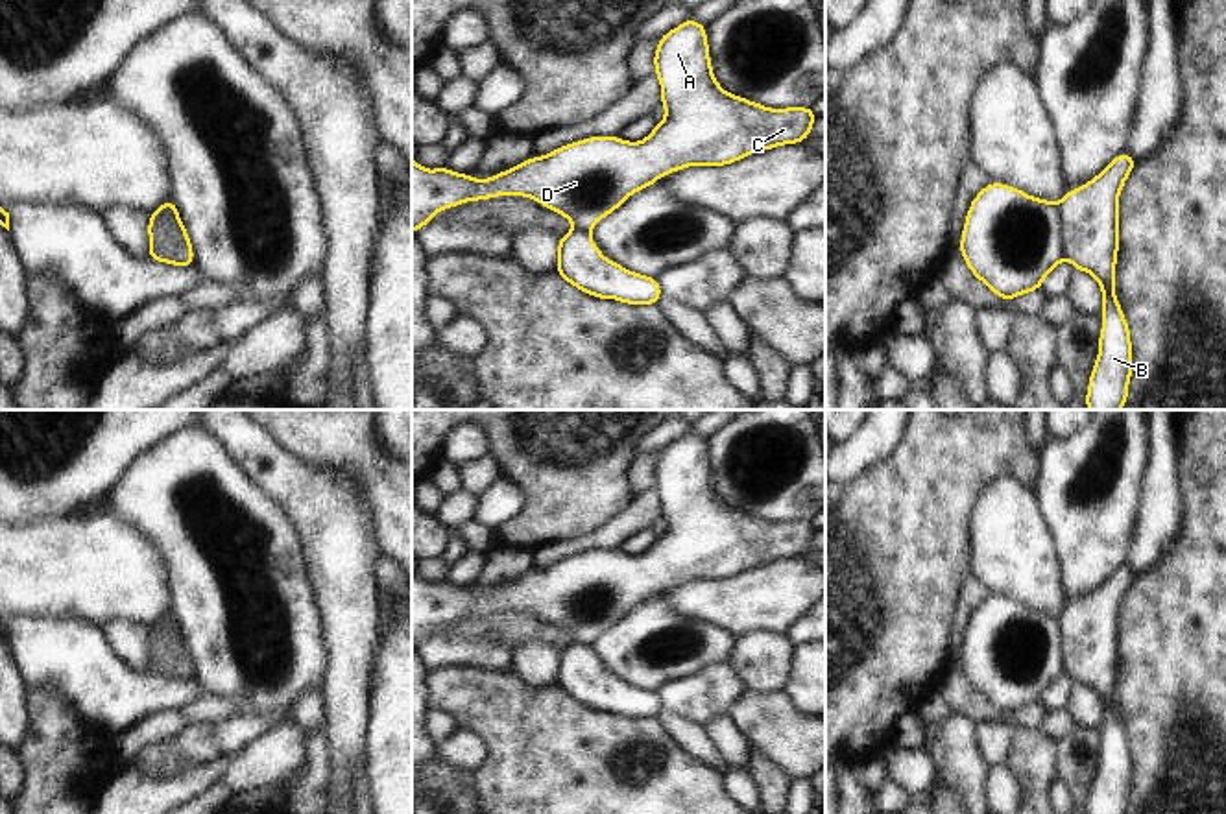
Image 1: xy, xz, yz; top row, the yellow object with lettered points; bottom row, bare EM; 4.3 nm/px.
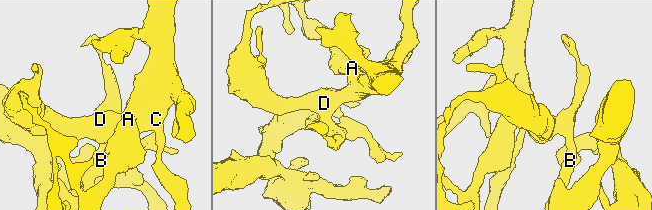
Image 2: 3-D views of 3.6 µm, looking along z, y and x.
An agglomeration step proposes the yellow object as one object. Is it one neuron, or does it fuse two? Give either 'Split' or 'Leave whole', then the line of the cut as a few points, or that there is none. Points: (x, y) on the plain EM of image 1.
Split. Split along yz (1057, 617), (1066, 672)

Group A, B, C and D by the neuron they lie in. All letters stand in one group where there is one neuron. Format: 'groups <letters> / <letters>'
groups A C D / B

